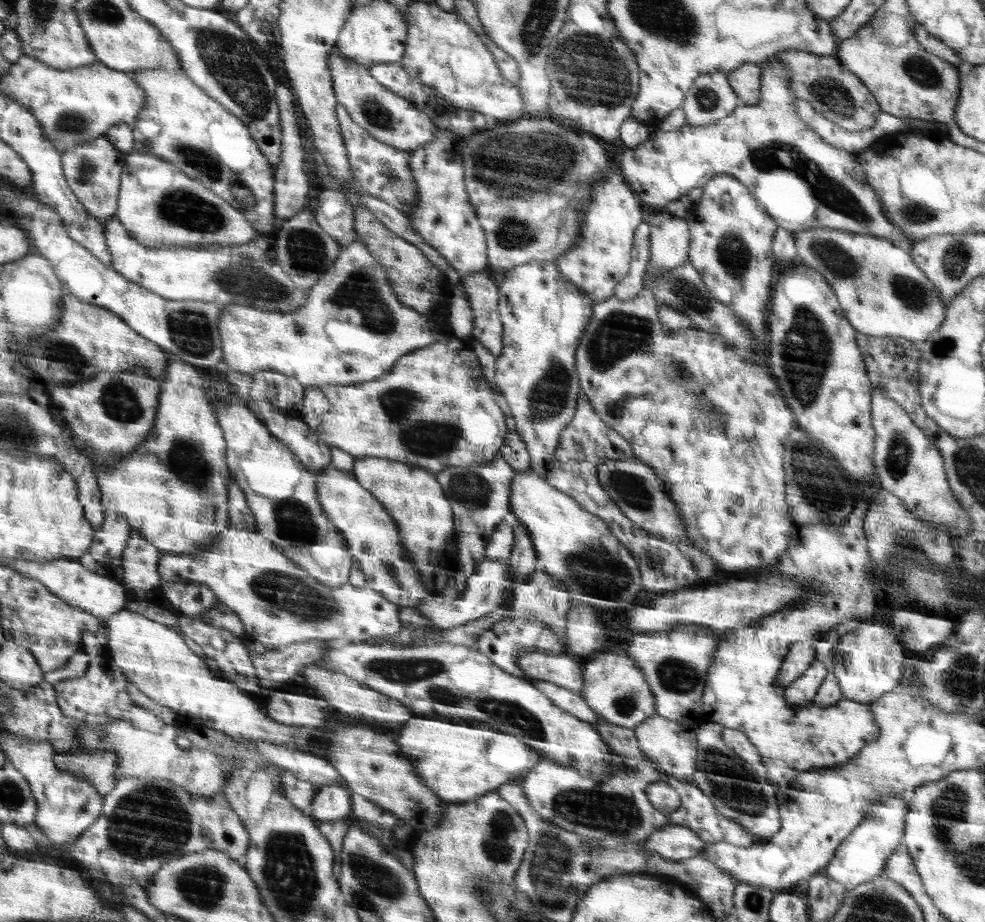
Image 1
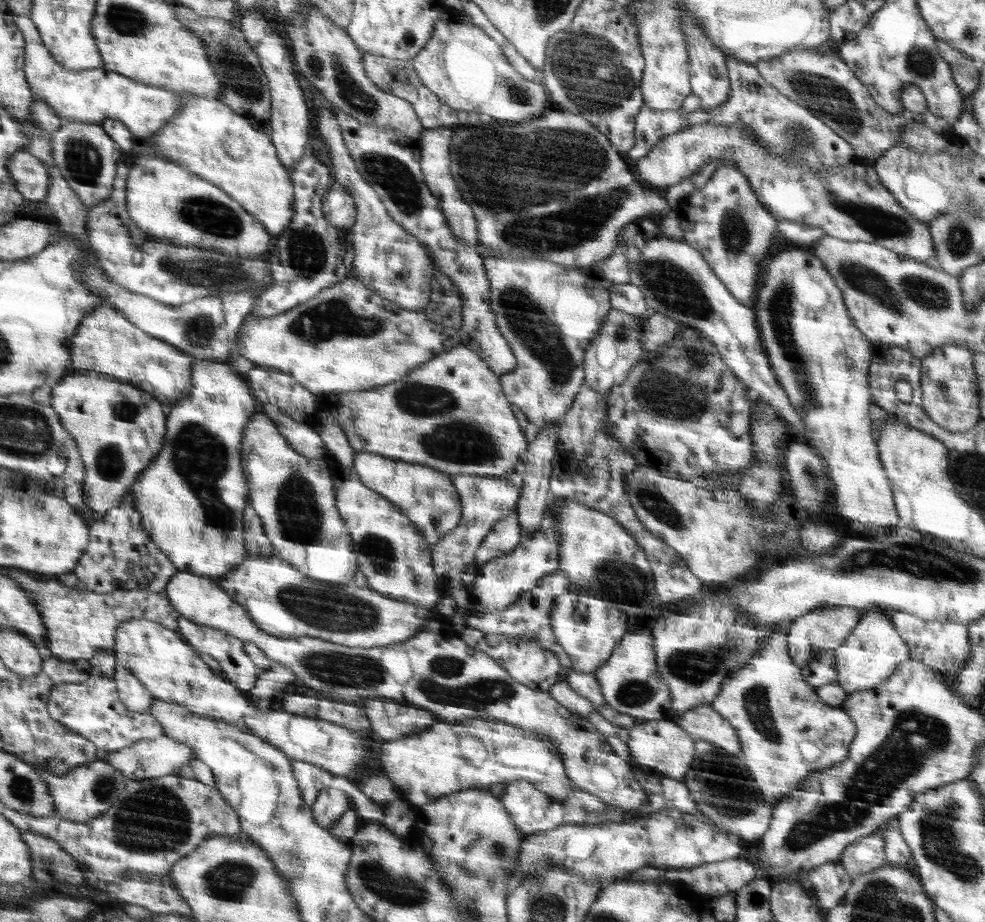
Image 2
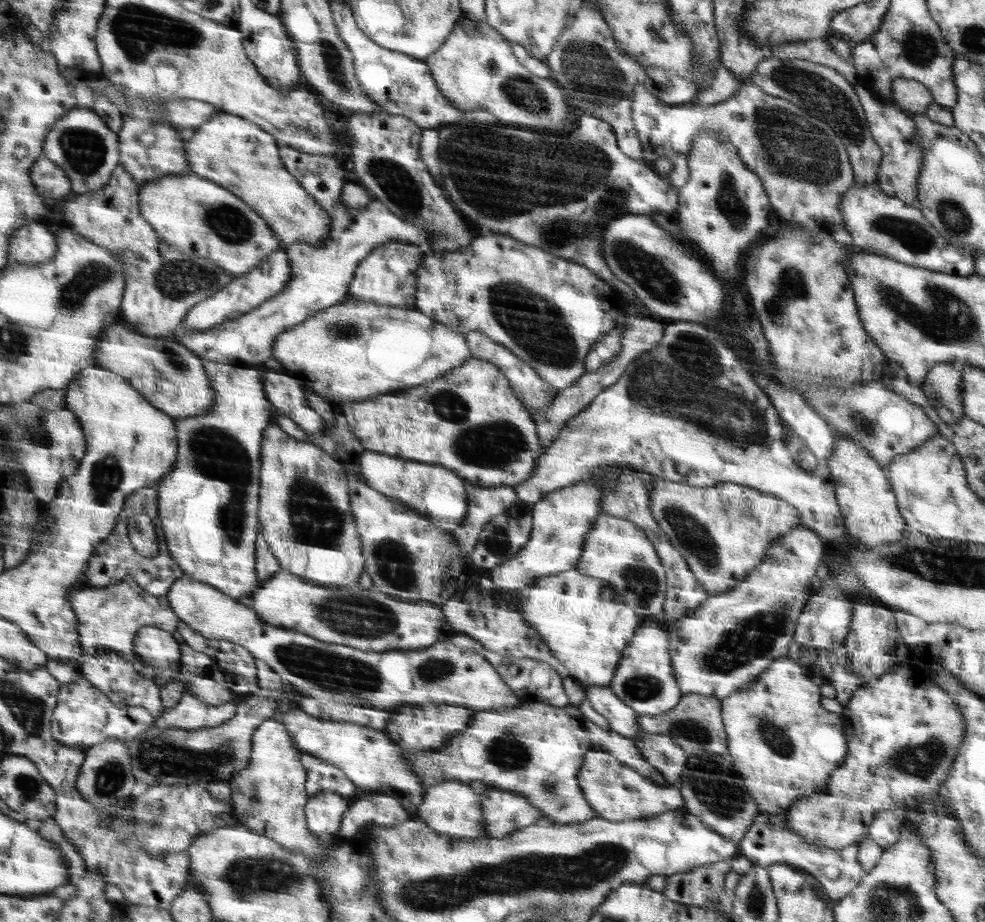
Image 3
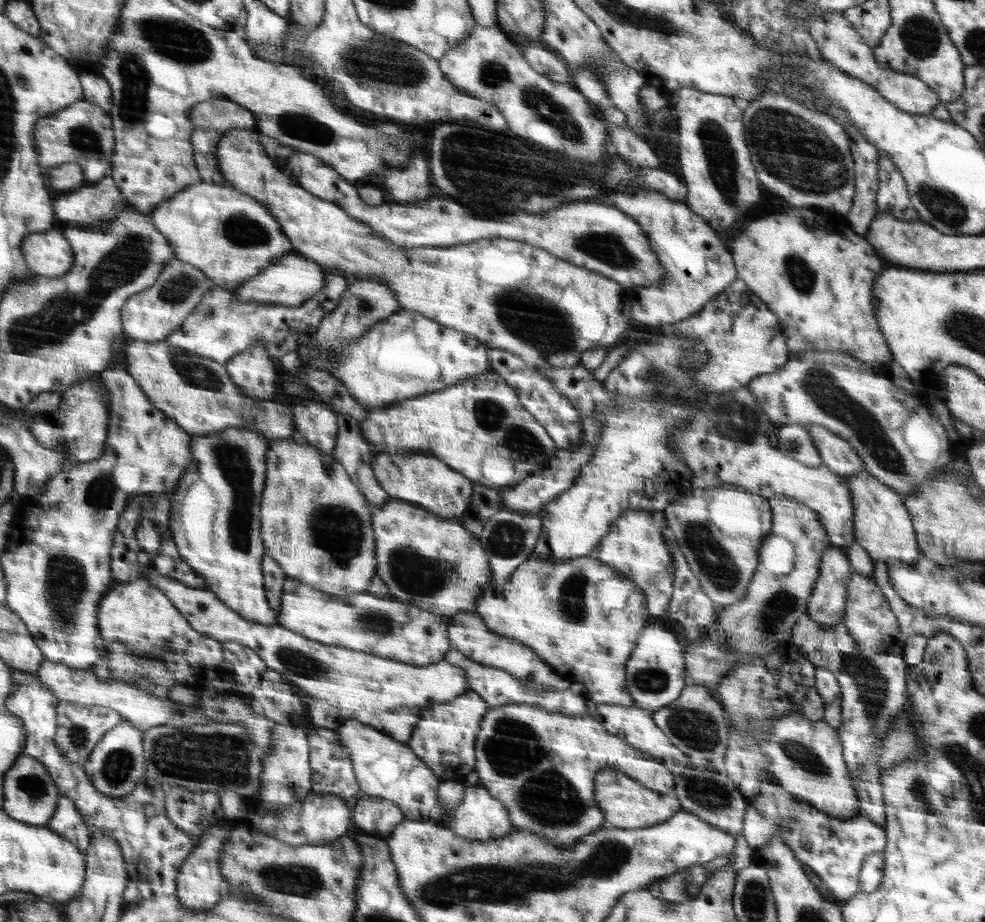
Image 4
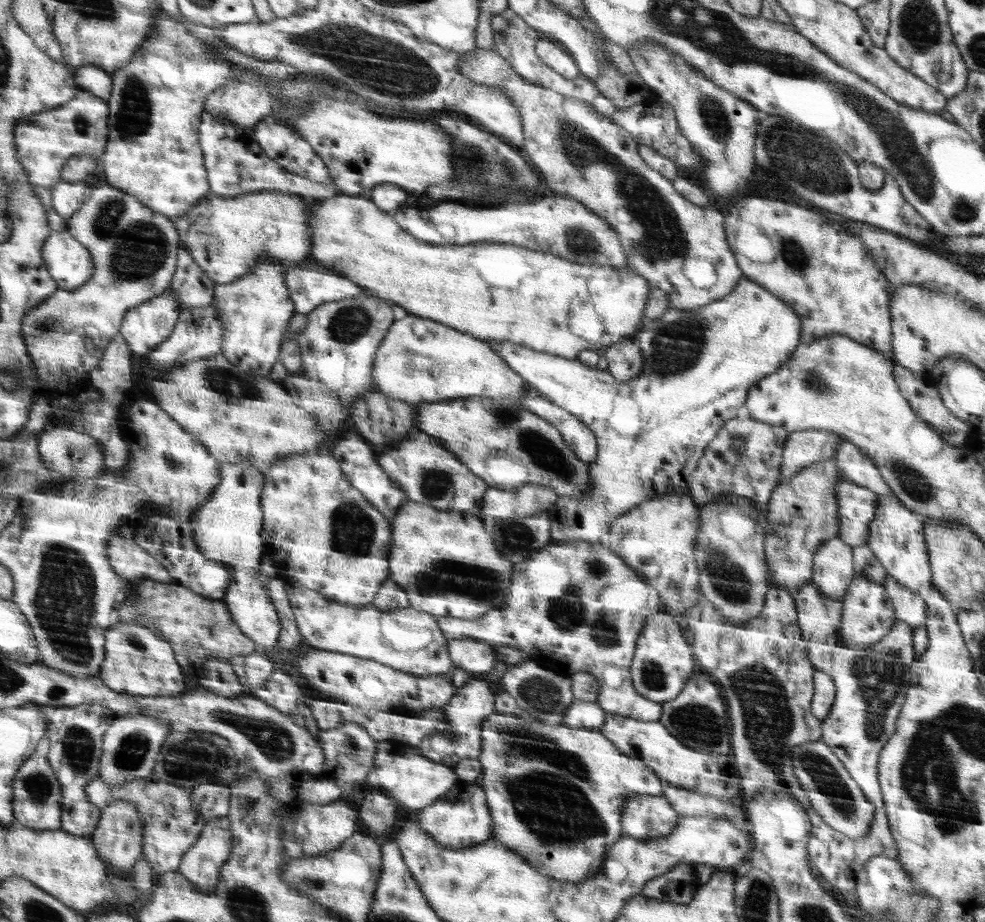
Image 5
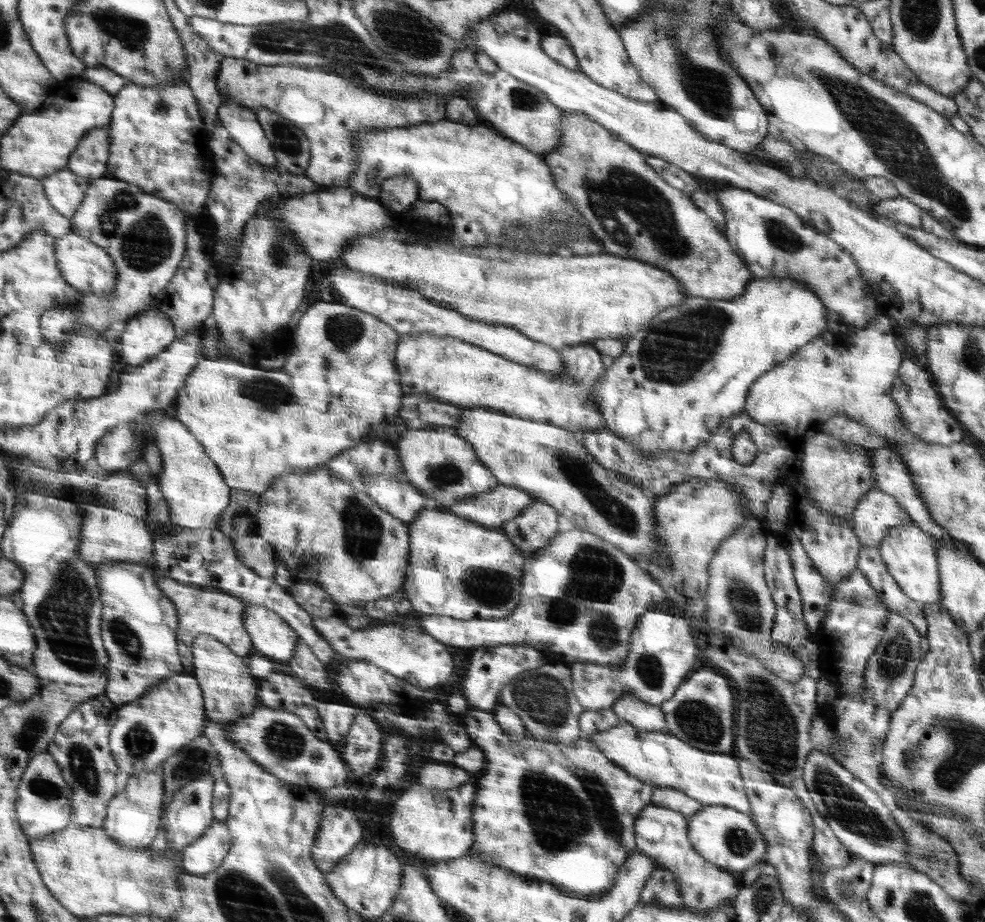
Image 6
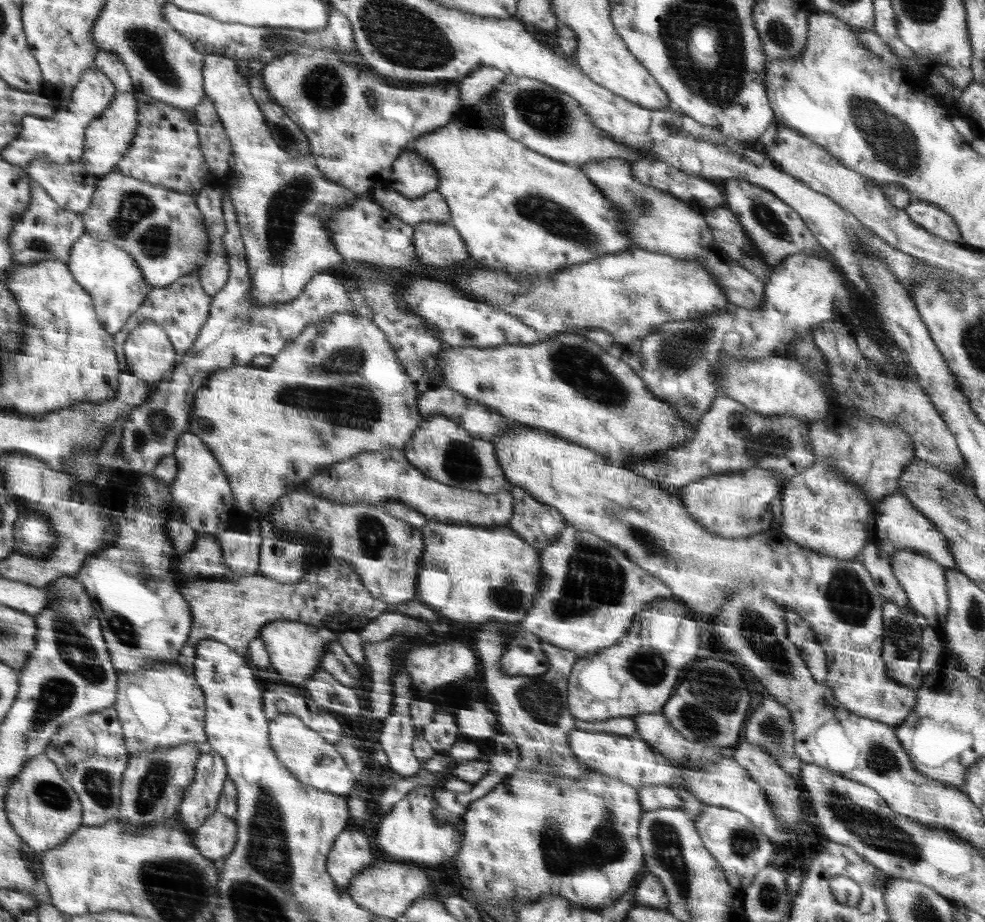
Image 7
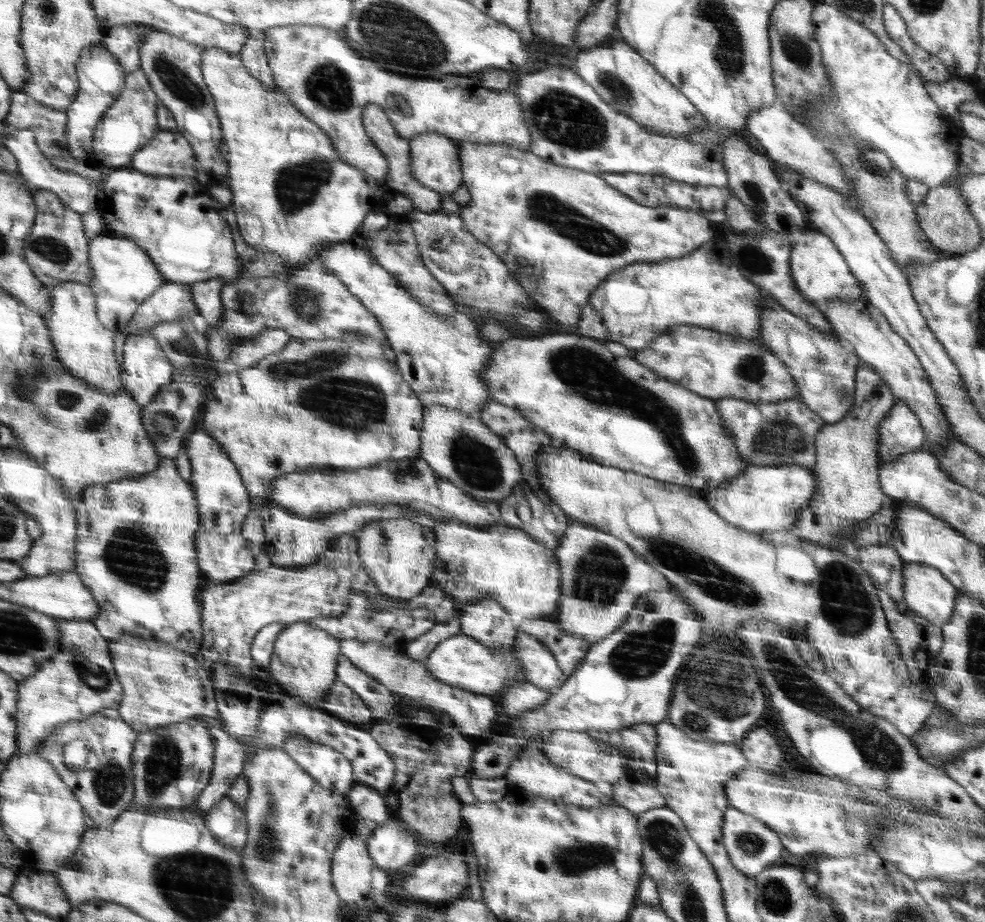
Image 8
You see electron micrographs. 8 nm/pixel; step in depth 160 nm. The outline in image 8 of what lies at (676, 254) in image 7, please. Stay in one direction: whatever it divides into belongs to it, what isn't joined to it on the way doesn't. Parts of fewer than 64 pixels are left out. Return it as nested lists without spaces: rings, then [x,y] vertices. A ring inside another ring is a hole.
[[[774,297],[765,300],[759,343],[766,346],[789,367],[789,373],[796,380],[801,398],[810,410],[821,415],[825,424],[842,420],[853,404],[855,374],[861,364],[857,354],[834,335],[824,334],[810,326],[801,318],[775,301]]]

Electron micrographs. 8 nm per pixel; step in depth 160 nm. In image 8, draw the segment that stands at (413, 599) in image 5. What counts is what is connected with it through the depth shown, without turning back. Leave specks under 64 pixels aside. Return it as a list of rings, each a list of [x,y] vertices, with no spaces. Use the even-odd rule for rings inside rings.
[[[450,519],[432,528],[437,539],[438,558],[432,581],[449,594],[460,609],[477,598],[494,598],[511,615],[520,618],[549,618],[558,608],[560,573],[555,550],[538,543],[525,531],[504,528],[503,523],[474,530]]]

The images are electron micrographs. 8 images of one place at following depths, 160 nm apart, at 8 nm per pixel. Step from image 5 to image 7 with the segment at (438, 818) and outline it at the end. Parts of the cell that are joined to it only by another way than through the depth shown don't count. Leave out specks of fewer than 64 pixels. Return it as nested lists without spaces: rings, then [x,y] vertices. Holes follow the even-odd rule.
[[[450,776],[450,780],[445,781],[443,787],[439,784],[435,787],[416,787],[383,815],[377,830],[376,843],[388,854],[390,861],[412,865],[440,864],[451,860],[460,852],[461,845],[464,843],[463,828],[458,827],[457,824],[439,823],[433,816],[433,810],[437,804],[437,791],[442,789],[468,793],[473,789],[473,783]]]

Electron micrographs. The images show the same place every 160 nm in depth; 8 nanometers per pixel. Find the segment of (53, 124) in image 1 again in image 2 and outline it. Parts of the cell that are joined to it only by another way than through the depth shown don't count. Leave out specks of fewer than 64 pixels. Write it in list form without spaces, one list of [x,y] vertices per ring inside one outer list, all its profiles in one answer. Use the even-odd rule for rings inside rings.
[[[17,15],[18,27],[25,32],[27,41],[27,79],[33,93],[38,96],[43,96],[49,102],[50,106],[54,107],[56,113],[60,115],[62,124],[66,122],[86,122],[88,124],[100,124],[107,118],[115,118],[122,121],[136,137],[150,137],[160,129],[164,128],[181,113],[185,103],[181,95],[174,91],[169,91],[158,86],[144,85],[134,82],[130,78],[122,76],[122,74],[114,73],[113,71],[102,69],[90,69],[82,71],[65,70],[54,58],[53,52],[46,47],[45,40],[42,37],[41,30],[38,29],[36,23],[29,18],[29,15]]]

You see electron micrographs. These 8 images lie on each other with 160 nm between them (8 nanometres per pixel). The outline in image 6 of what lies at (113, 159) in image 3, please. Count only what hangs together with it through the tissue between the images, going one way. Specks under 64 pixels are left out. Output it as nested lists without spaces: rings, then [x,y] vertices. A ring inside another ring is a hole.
[[[84,80],[73,87],[67,101],[40,113],[26,113],[3,136],[1,156],[3,166],[11,171],[44,180],[47,176],[64,169],[74,150],[92,129],[110,124],[115,109],[114,95],[105,88]]]

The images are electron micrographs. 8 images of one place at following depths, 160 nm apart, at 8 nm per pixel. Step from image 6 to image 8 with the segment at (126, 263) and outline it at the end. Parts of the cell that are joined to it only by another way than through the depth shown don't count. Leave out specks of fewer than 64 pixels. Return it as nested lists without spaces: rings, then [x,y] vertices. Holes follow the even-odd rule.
[[[114,170],[110,172],[110,178],[105,178],[104,185],[100,188],[99,199],[96,204],[97,210],[103,215],[105,219],[106,230],[115,235],[125,236],[133,239],[138,246],[148,251],[153,262],[156,263],[160,273],[164,275],[166,283],[197,283],[202,281],[209,281],[211,278],[219,278],[224,282],[224,286],[234,286],[234,281],[240,281],[241,274],[245,272],[244,262],[241,262],[240,254],[235,251],[235,244],[233,241],[232,229],[229,223],[225,221],[225,217],[218,214],[213,207],[212,197],[209,194],[208,188],[200,186],[195,177],[170,177],[170,176],[144,176],[142,171],[136,170]]]

